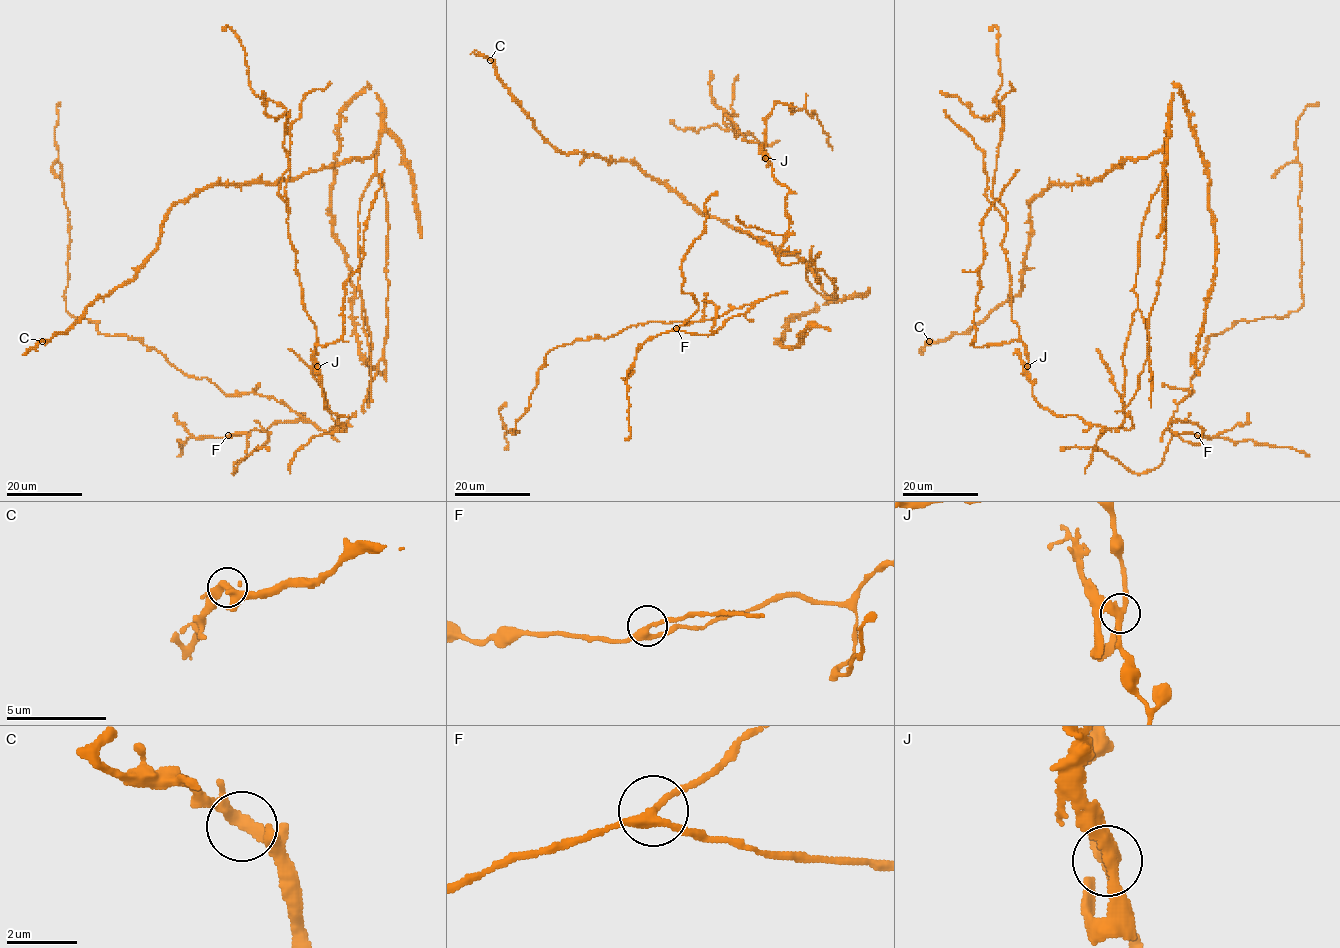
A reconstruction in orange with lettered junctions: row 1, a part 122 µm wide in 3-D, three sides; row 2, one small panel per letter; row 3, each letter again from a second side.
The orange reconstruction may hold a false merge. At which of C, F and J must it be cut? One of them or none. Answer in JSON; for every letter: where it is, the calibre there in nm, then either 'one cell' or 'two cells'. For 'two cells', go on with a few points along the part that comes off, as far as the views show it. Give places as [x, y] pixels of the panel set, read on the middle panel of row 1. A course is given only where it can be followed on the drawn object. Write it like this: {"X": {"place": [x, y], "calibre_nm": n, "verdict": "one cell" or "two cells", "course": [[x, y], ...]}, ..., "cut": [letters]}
{"C": {"place": [490, 60], "calibre_nm": 280, "verdict": "one cell"}, "F": {"place": [676, 328], "calibre_nm": 260, "verdict": "one cell"}, "J": {"place": [765, 158], "calibre_nm": 280, "verdict": "two cells"}, "cut": ["J"]}

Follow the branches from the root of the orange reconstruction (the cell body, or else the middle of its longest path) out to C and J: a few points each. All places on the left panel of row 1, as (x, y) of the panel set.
C: (383, 350), (388, 221), (377, 151), (271, 184), (211, 184), (175, 202), (137, 274), (42, 341)
J: (383, 350), (362, 410), (331, 429), (336, 428), (341, 425), (337, 415), (342, 416), (324, 408), (317, 365)

